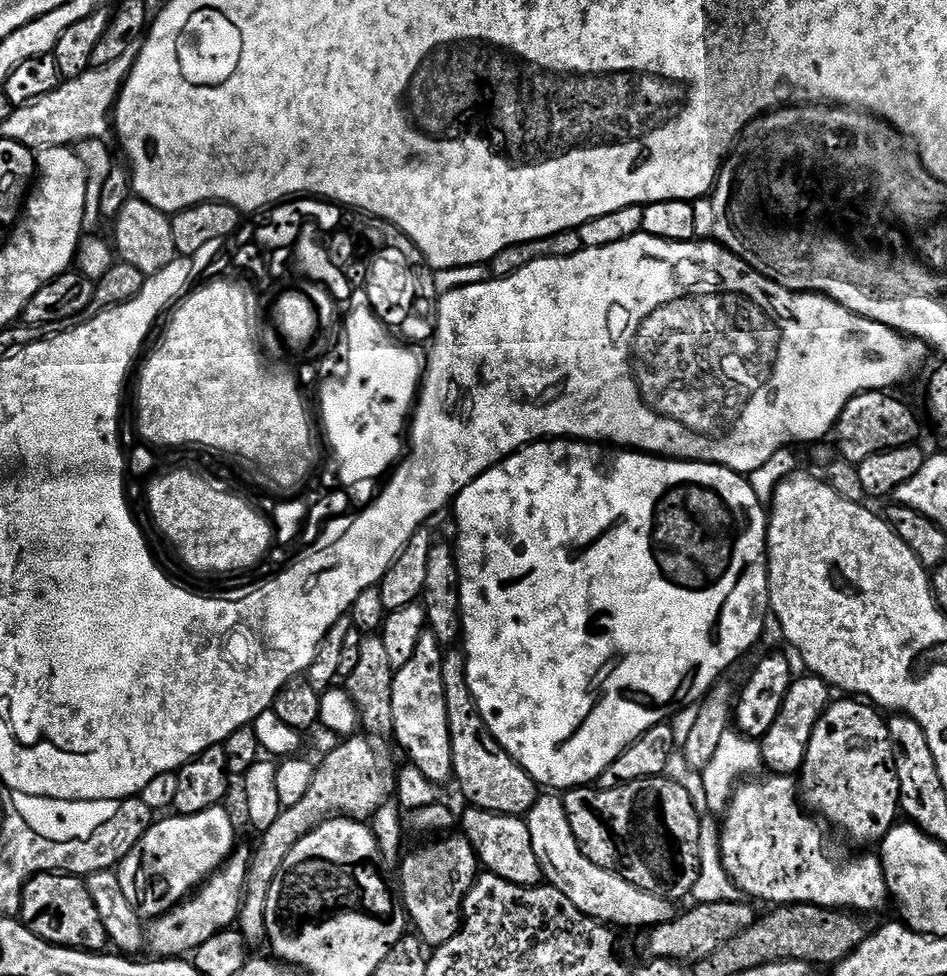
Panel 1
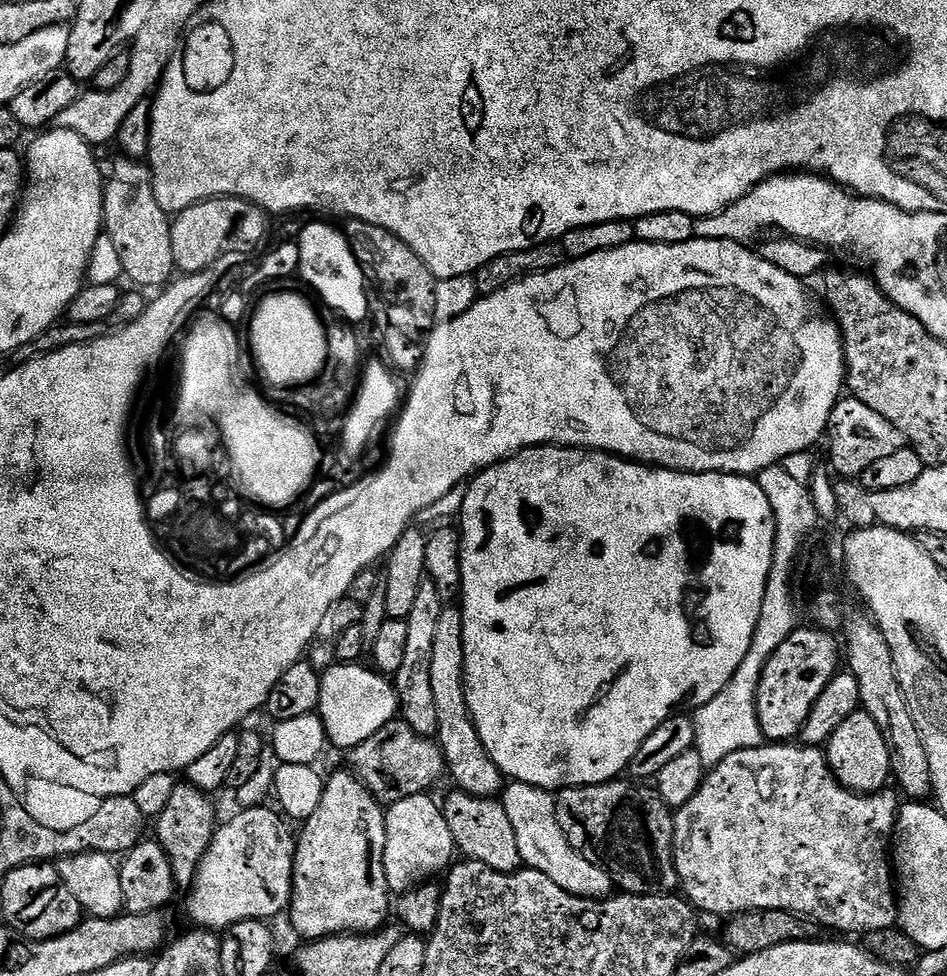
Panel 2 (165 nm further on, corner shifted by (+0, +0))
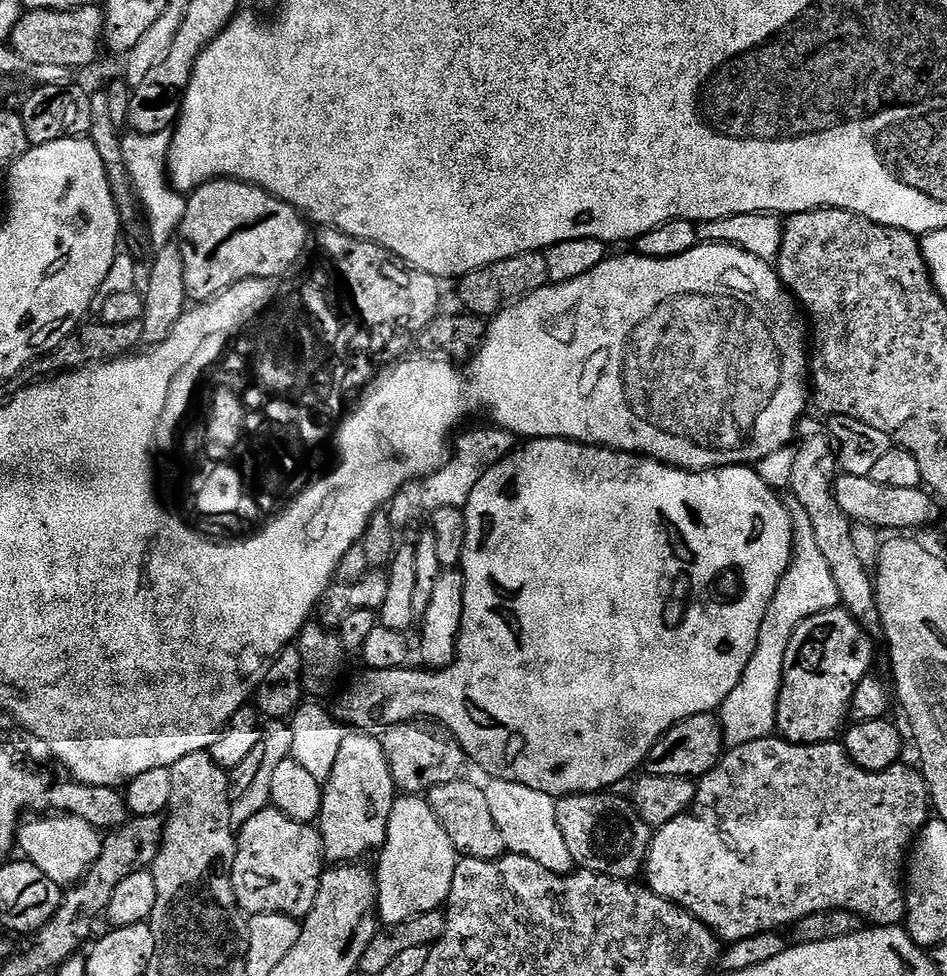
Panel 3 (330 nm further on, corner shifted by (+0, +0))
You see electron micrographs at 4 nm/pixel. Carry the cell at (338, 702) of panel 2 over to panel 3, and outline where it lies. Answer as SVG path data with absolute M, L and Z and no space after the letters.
M529 439L498 461L494 467L486 470L486 474L483 474L482 480L470 494L468 504L463 507L466 518L466 542L460 559L459 571L464 573L466 602L462 610L460 636L456 640L456 660L449 668L439 670L408 672L407 667L394 670L364 670L364 673L341 694L340 701L337 702L336 708L334 707L335 715L345 725L356 730L376 730L372 728L383 730L392 724L406 724L417 718L427 718L435 723L443 724L454 734L454 738L462 746L465 757L471 763L473 760L482 771L489 772L487 775L491 779L518 782L522 786L530 786L530 790L542 790L542 794L553 798L573 796L579 792L603 792L611 789L613 787L611 784L626 779L635 768L639 769L643 765L644 759L648 757L656 741L667 734L675 724L703 712L715 713L720 703L730 694L730 690L738 686L746 666L750 666L754 646L758 646L758 630L762 630L762 618L766 618L766 610L774 598L774 590L778 590L778 582L782 582L792 561L792 523L788 517L788 511L784 509L784 500L776 496L779 495L773 489L768 488L766 482L762 482L762 478L752 466L709 468L703 472L693 472L683 468L674 468L671 464L662 464L658 460L650 460L647 456L637 456L634 452L621 452L615 448L605 448L595 444L578 444L574 440Z

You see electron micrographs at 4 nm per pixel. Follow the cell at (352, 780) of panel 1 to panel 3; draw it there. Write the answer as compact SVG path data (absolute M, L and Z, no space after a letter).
M427 718L406 724L392 724L383 729L379 741L384 747L390 774L401 793L426 794L434 786L446 786L446 782L461 779L463 772L460 771L466 765L466 757L454 734L443 724Z

